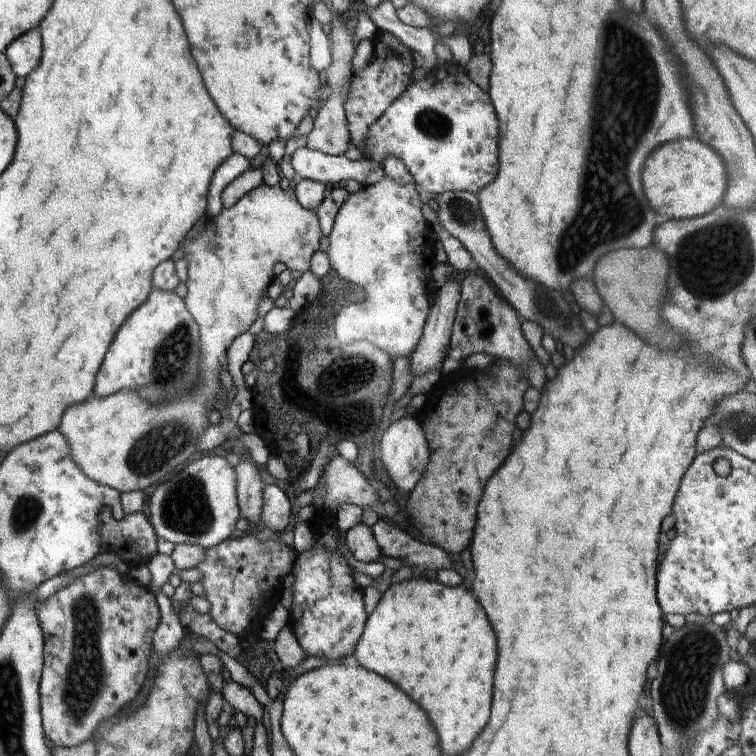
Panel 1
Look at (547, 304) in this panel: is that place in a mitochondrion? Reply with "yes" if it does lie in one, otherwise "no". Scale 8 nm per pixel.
yes

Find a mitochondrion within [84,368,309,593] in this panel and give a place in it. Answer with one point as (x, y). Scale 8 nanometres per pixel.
(154, 453)

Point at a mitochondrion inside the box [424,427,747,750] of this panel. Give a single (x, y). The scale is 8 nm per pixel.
(687, 673)

